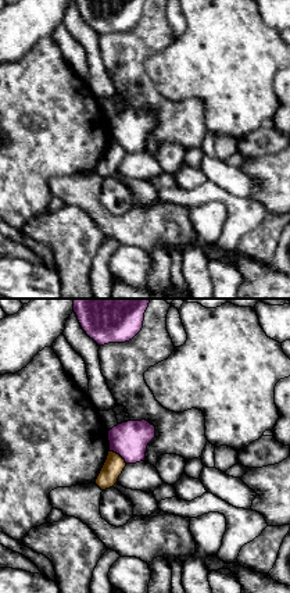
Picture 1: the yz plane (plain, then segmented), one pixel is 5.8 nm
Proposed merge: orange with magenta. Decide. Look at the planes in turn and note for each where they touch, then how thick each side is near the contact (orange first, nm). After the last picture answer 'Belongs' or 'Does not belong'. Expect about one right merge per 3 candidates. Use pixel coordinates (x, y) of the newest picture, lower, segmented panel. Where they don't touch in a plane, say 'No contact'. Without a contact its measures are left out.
Touches orange at (118, 454). Thickness 120 nm (orange) against 220 nm

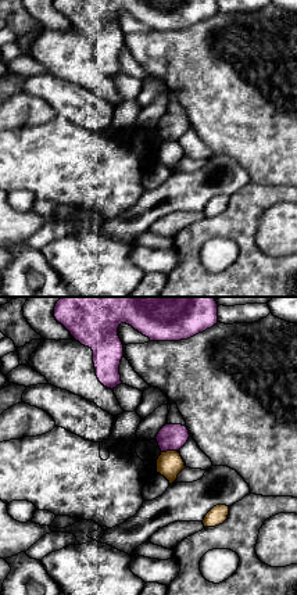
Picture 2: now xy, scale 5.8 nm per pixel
Touches orange at (168, 451). Thickness 150 nm (orange) against 160 nm

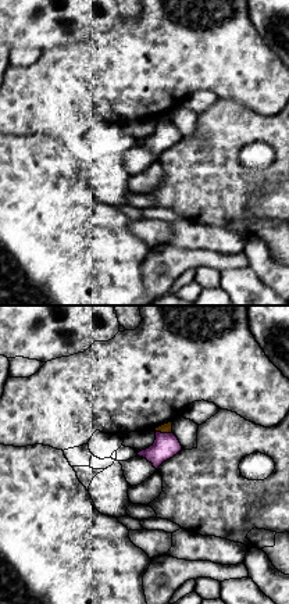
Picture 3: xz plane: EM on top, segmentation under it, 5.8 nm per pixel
Touches orange at (164, 432). Thickness 60 nm (orange) against 150 nm

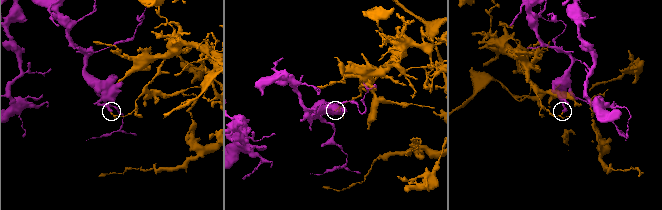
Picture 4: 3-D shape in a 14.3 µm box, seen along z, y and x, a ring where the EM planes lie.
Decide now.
Does not belong

